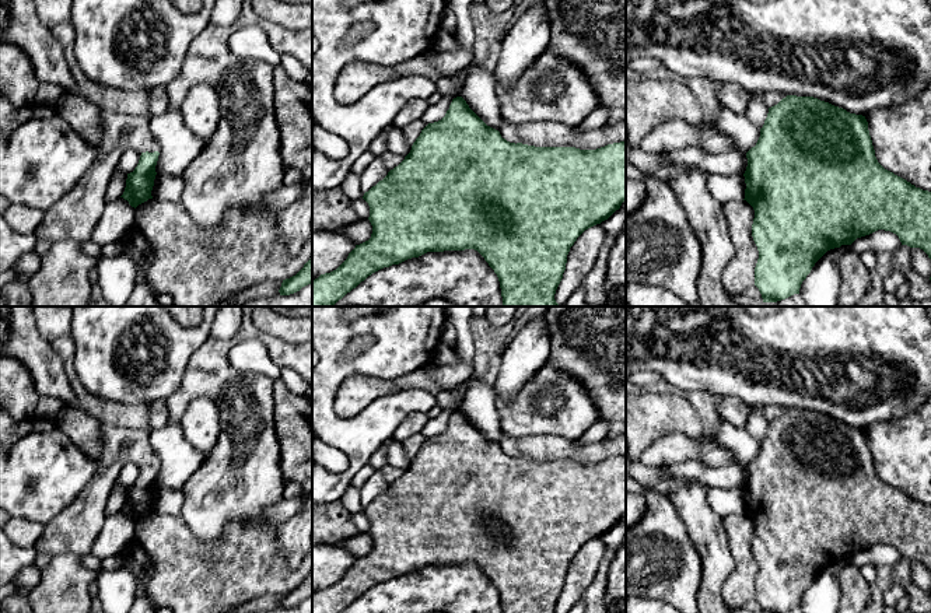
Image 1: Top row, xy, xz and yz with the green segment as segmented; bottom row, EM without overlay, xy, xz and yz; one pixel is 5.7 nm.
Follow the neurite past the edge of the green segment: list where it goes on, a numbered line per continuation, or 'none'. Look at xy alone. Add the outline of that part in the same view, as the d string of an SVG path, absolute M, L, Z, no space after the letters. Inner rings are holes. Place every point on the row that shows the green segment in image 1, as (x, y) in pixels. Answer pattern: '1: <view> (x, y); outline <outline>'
1: xy (74, 216); outline M101 112L102 134L98 157L74 189L64 195L52 209L43 213L35 230L38 241L87 242L105 209L105 193L111 176L127 150L154 153L158 143L150 132L150 118Z

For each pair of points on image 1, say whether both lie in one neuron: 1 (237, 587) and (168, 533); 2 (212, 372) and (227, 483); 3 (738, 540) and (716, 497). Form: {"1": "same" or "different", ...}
{"1": "same", "2": "same", "3": "different"}

